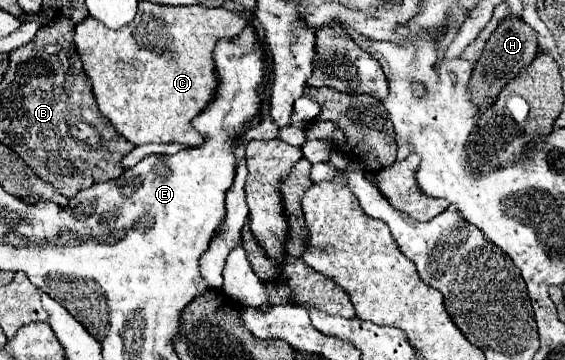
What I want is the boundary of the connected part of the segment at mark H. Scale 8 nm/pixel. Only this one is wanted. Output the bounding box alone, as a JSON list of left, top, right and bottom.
[470,16,538,106]

